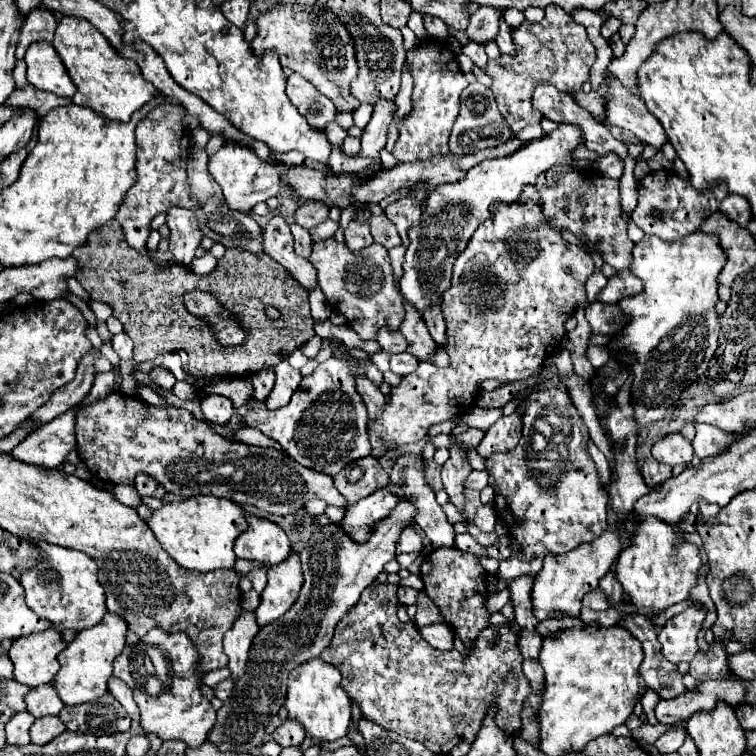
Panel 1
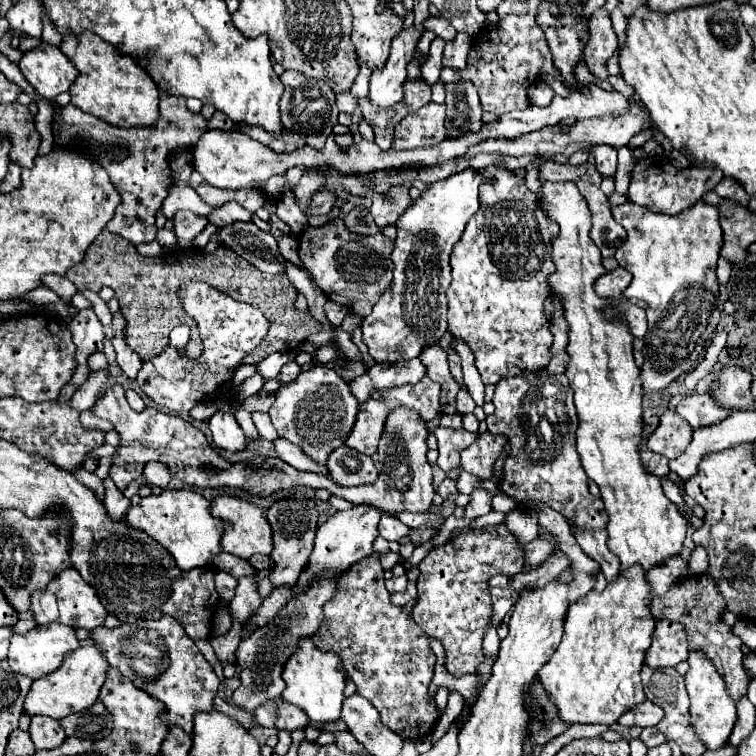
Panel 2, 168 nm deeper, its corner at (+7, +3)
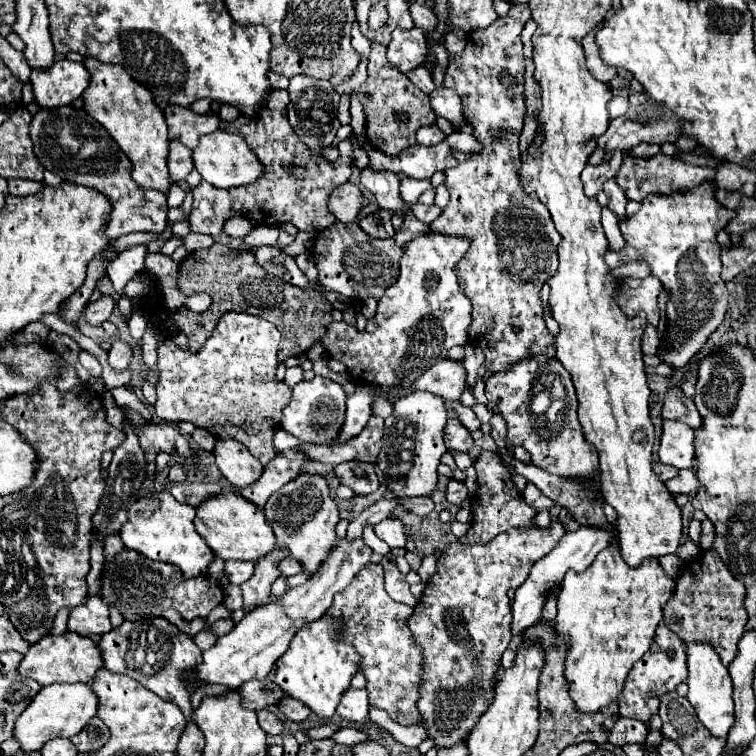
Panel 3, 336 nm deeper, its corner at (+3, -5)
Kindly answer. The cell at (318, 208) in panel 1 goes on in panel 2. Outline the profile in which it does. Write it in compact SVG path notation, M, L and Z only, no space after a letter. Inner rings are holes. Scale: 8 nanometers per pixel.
M317 191L317 195L313 195L311 205L307 215L327 215L333 209L335 203L335 195L331 191Z

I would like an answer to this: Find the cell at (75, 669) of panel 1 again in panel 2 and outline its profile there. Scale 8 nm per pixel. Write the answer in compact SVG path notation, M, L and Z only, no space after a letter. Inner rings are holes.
M81 645L79 649L69 651L57 671L41 677L39 681L33 681L25 699L25 711L29 715L49 715L53 719L61 719L69 713L87 709L95 703L99 689L107 677L107 669L109 663L97 645Z

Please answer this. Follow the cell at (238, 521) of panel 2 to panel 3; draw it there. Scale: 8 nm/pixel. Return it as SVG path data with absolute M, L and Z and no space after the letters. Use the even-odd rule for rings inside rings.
M233 491L211 495L203 503L199 503L193 523L197 533L207 541L207 545L219 559L257 561L261 555L271 553L275 547L273 531L269 531L269 523L265 521L263 511Z

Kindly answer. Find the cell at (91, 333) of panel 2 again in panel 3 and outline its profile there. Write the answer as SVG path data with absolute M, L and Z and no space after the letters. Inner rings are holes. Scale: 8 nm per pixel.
M101 295L97 301L91 301L87 303L87 309L85 309L85 317L89 323L93 325L101 325L103 321L109 319L111 311L115 309L115 299L111 295Z

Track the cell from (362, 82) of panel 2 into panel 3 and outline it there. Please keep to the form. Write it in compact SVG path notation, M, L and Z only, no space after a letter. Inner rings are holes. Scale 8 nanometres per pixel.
M357 21L353 23L353 29L351 29L351 37L353 37L353 47L357 49L357 53L359 55L369 55L369 47L371 47L371 41L369 39L365 39L365 35L361 35L361 31L359 31L359 27L357 27Z

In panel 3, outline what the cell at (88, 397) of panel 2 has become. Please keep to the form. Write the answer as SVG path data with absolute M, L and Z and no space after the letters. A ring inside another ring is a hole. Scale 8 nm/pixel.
M115 341L111 351L109 351L109 365L115 371L123 371L123 369L129 367L131 357L133 357L133 347L125 341Z

